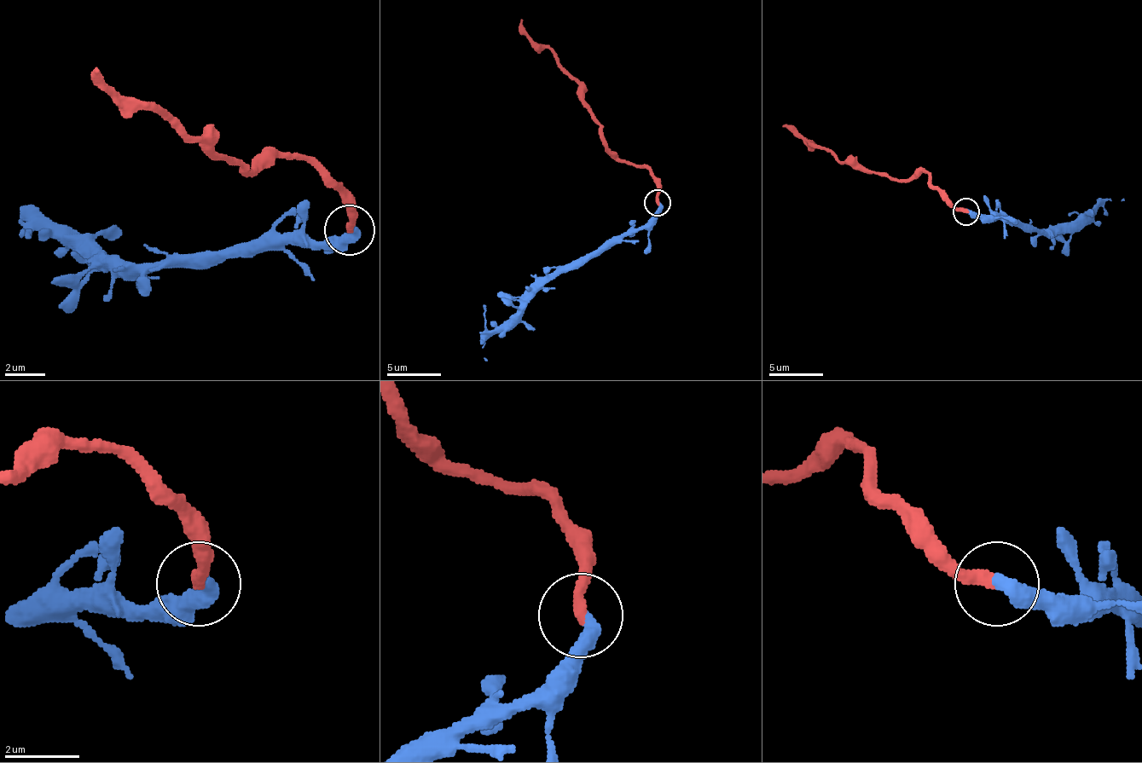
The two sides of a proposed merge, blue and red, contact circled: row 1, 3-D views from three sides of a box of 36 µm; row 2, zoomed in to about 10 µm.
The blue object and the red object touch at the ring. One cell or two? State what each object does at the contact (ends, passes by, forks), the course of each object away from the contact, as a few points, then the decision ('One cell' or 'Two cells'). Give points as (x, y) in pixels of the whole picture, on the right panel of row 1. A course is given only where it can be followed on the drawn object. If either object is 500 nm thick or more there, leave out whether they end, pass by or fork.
At the ring blue ends. At the ring red ends. Course of blue: (966, 209), (991, 217), (1001, 217), (1017, 225), (1047, 231), (1072, 231), (1107, 201), (1123, 199). Course of red: (966, 212), (959, 212), (929, 174), (918, 171), (910, 180), (889, 180), (861, 166), (850, 166), (783, 125). Two cells

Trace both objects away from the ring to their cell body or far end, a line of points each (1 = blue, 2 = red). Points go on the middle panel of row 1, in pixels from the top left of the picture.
1: (657, 203), (657, 211), (640, 228), (608, 238), (587, 254), (559, 265), (484, 343), (487, 360)
2: (657, 203), (657, 179), (616, 154), (608, 147), (603, 125), (584, 98), (584, 87), (532, 38), (522, 20)

